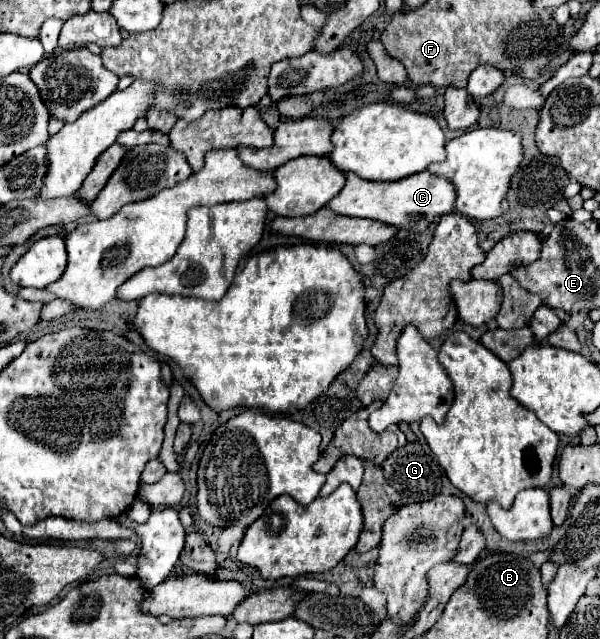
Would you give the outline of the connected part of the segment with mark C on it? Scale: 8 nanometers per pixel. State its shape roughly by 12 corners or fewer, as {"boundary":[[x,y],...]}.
{"boundary":[[428,170],[398,182],[350,172],[328,208],[424,230],[454,212],[454,184]]}

